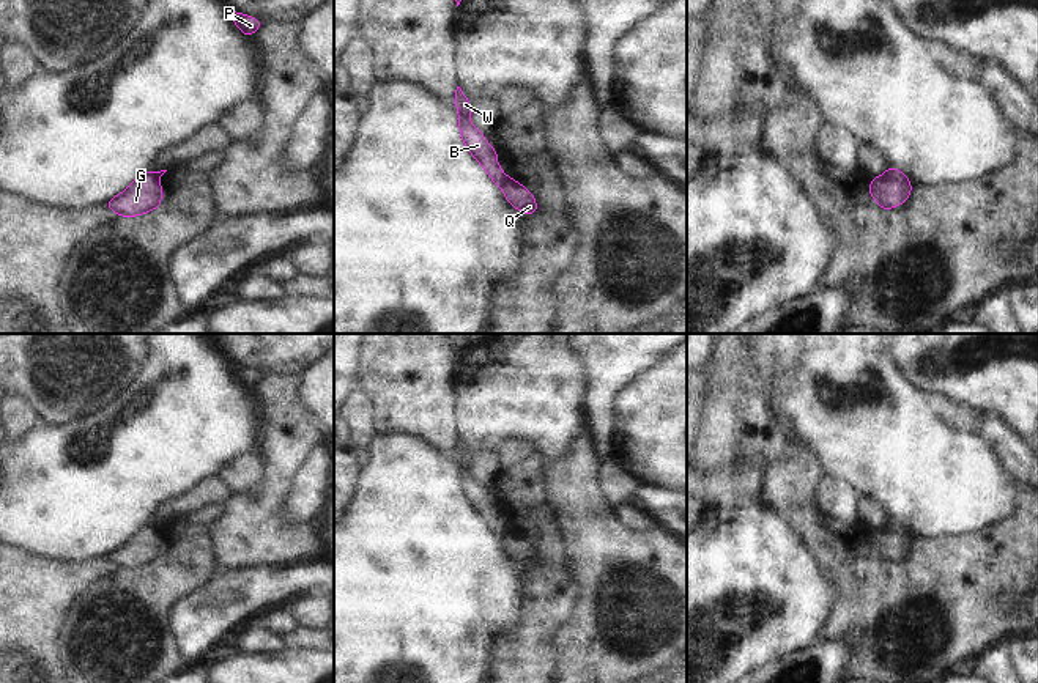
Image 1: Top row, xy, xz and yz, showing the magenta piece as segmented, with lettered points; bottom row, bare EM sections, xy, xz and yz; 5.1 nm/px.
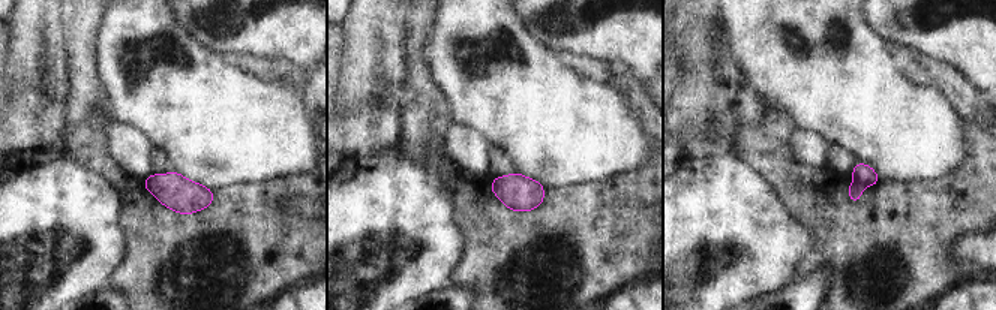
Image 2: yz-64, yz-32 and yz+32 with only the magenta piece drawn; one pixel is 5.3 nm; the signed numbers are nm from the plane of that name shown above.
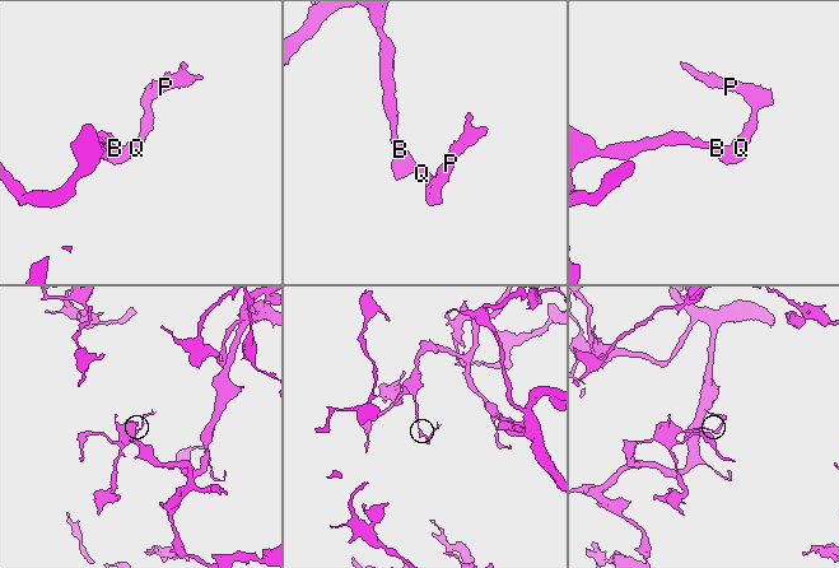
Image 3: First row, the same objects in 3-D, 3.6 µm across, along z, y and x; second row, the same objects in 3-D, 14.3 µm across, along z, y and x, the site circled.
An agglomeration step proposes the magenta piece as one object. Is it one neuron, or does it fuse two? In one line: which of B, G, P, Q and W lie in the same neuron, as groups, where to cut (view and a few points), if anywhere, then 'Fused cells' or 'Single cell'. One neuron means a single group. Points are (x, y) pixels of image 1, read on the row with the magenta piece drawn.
Groups: B G W / P Q. Split along yz (886, 173), (908, 181). Fused cells

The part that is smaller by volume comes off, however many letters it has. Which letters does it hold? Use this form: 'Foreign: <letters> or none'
Foreign: P, Q

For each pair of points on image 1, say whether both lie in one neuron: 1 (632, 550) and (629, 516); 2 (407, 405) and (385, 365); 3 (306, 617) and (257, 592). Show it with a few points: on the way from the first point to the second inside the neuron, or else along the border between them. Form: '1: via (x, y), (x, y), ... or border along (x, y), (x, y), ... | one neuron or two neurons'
1: border along (611, 512), (626, 526), (645, 531), (657, 527) | two neurons
2: via (407, 395), (407, 387), (394, 375) | one neuron
3: border along (317, 594), (293, 597), (281, 606) | two neurons

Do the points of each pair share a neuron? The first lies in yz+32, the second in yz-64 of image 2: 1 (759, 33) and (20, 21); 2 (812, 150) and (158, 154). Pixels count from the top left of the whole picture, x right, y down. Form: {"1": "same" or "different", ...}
{"1": "different", "2": "different"}

